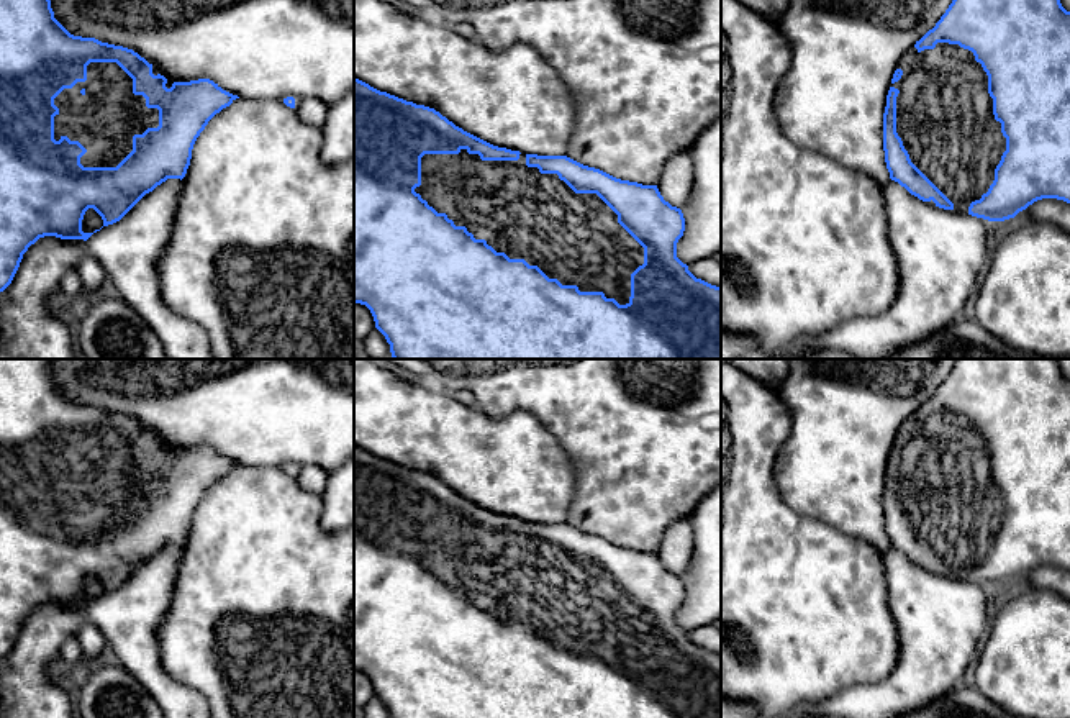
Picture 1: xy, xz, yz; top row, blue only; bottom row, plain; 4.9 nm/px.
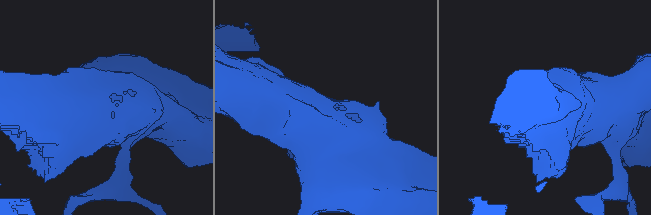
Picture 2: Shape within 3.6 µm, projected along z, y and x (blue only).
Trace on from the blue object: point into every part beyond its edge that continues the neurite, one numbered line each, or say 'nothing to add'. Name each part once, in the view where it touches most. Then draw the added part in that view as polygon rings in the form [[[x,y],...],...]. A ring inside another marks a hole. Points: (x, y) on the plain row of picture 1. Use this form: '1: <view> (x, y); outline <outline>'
1: xz (575, 605); outline [[[467,516],[459,521],[424,521],[421,552],[415,559],[438,580],[446,580],[456,593],[465,593],[475,607],[485,607],[496,620],[524,626],[562,652],[577,652],[580,659],[603,659],[619,672],[629,670],[631,641],[644,631],[644,615],[618,590],[618,582],[596,561],[575,561],[557,541],[541,541],[537,534],[528,534],[526,521],[519,521],[518,528],[482,528]]]

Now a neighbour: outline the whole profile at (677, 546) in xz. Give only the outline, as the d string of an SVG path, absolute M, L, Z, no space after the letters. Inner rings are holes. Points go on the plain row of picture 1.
M693 515L672 523L664 533L657 556L665 569L682 575L687 572L695 549Z

